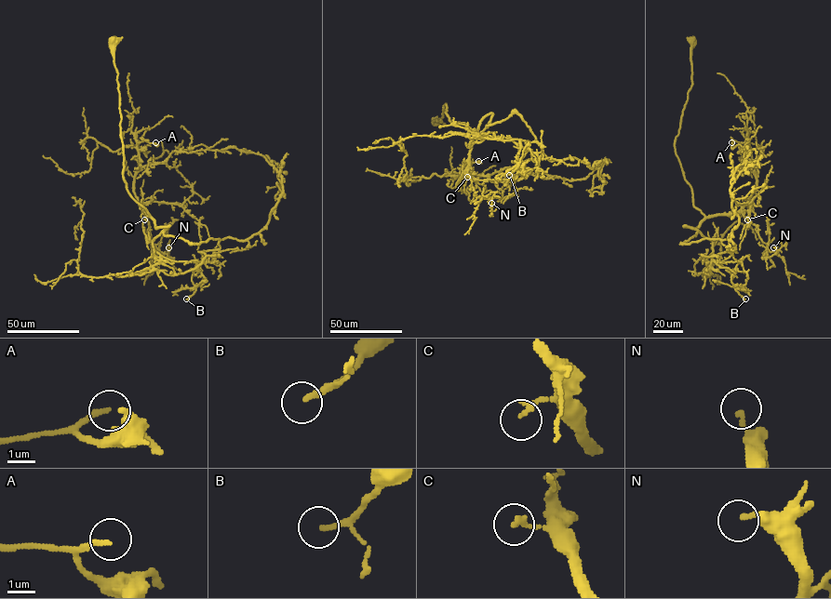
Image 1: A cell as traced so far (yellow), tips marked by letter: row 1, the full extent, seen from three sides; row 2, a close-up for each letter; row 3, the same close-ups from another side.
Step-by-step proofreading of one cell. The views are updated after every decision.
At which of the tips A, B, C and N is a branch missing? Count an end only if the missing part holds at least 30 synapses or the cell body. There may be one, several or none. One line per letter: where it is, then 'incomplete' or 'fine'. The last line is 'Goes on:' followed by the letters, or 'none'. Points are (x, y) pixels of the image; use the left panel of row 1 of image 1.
A: (155, 142) | fine
B: (186, 299) | incomplete
C: (144, 219) | fine
N: (168, 247) | fine
Goes on: B

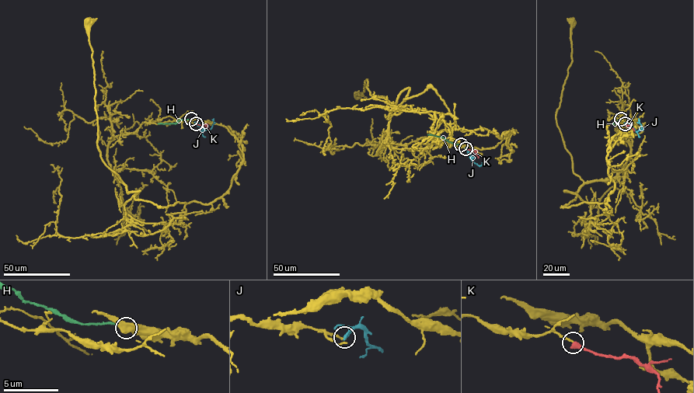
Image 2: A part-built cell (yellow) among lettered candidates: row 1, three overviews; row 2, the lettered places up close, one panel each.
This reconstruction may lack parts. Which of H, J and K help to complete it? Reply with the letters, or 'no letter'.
K

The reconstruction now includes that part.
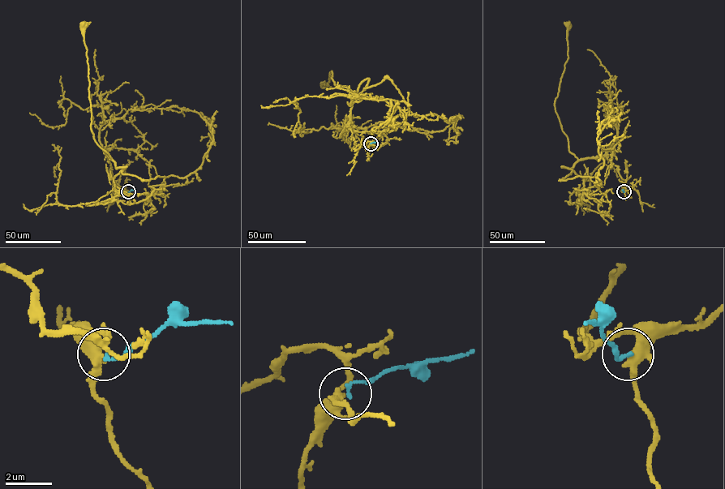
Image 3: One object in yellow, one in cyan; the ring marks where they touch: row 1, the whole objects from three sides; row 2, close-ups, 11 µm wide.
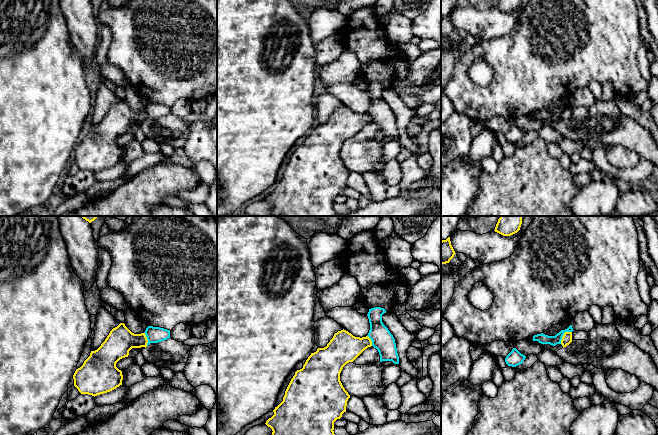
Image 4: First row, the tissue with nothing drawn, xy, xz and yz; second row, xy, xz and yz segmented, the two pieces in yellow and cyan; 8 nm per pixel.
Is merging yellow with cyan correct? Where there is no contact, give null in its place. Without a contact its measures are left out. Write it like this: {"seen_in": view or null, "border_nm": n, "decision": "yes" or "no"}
{"seen_in": "yz", "border_nm": 140, "decision": "no"}

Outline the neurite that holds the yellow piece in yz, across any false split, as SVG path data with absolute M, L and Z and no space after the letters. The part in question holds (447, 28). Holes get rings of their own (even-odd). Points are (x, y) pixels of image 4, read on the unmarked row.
M450 13L441 17L441 41L449 39L454 33L455 27L451 21Z

